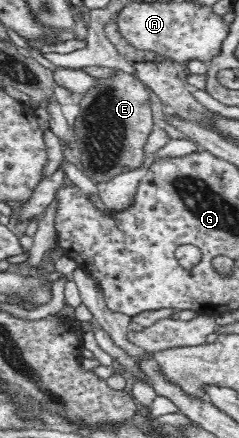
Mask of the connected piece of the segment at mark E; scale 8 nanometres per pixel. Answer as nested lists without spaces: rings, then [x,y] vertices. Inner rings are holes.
[[[117,72],[111,79],[98,79],[98,86],[78,102],[80,113],[72,127],[77,166],[100,187],[118,175],[142,168],[148,156],[144,146],[154,129],[149,96],[140,76]]]

